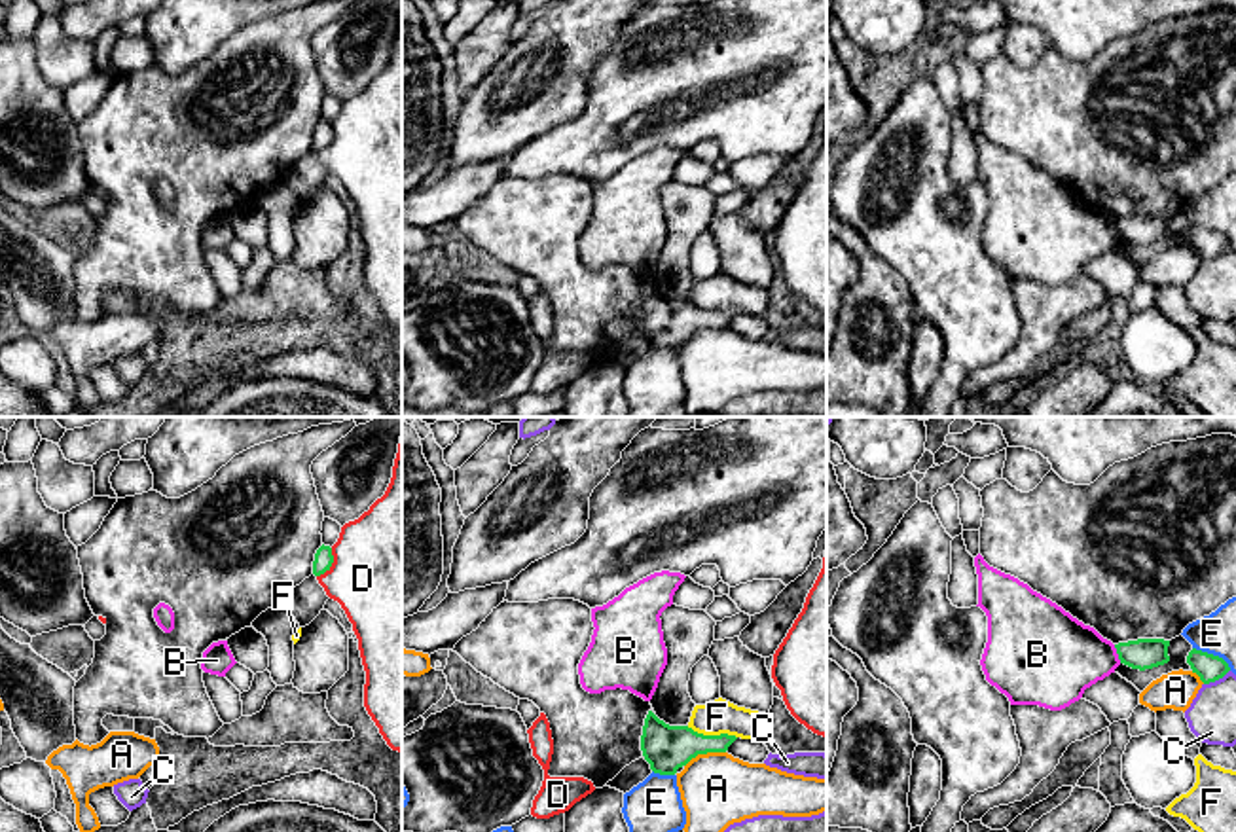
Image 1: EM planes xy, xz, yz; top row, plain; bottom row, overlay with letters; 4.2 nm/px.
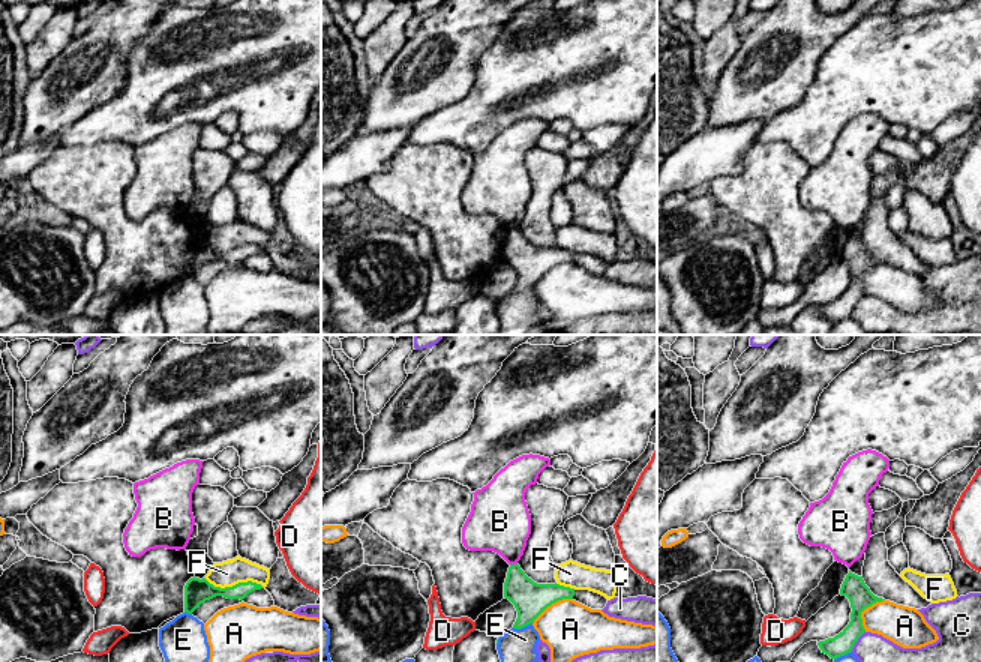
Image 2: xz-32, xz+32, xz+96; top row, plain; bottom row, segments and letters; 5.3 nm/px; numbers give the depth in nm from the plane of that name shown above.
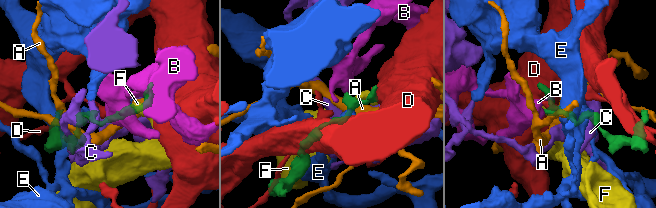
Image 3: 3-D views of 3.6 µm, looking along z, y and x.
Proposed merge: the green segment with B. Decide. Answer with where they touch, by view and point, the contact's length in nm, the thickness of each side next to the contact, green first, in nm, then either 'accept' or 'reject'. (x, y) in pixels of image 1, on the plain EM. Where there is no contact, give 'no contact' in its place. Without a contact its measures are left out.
yz (1117, 228) | 90 nm | 130/360 nm | reject

